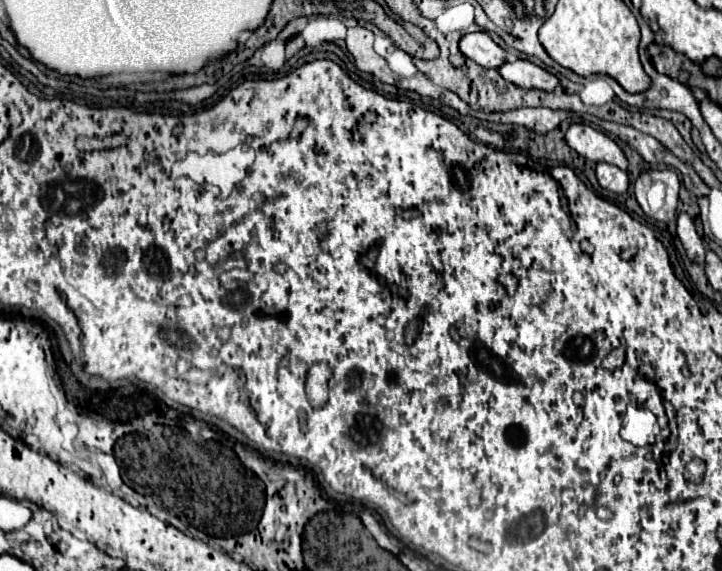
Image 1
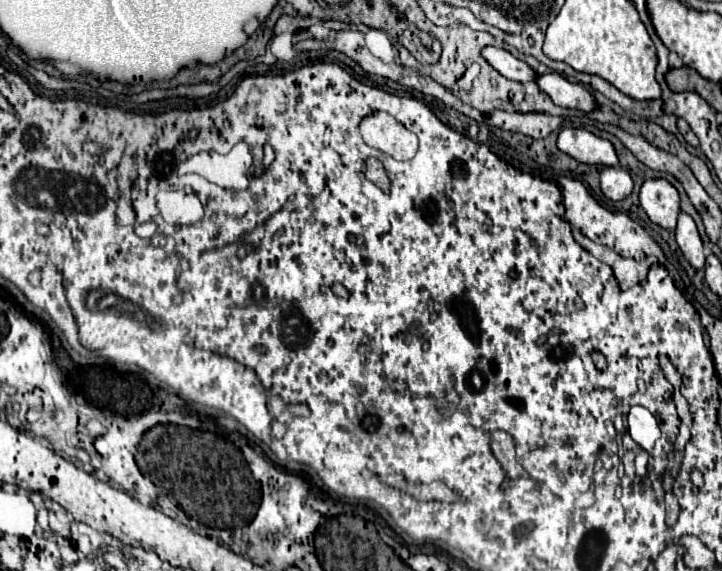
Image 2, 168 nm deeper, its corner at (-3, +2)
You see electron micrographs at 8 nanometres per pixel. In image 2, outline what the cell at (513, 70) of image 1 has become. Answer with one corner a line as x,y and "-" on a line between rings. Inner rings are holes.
558,73
540,75
538,87
560,107
576,109
576,111
584,111
584,113
590,113
598,107
596,99
592,97
592,93
584,85
570,83
568,79
564,79

